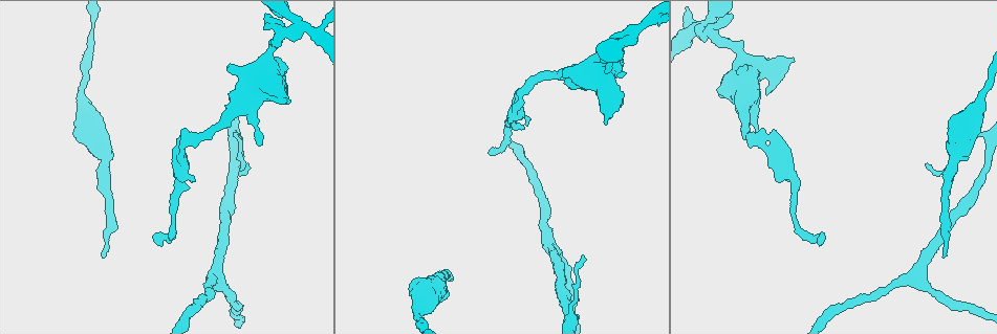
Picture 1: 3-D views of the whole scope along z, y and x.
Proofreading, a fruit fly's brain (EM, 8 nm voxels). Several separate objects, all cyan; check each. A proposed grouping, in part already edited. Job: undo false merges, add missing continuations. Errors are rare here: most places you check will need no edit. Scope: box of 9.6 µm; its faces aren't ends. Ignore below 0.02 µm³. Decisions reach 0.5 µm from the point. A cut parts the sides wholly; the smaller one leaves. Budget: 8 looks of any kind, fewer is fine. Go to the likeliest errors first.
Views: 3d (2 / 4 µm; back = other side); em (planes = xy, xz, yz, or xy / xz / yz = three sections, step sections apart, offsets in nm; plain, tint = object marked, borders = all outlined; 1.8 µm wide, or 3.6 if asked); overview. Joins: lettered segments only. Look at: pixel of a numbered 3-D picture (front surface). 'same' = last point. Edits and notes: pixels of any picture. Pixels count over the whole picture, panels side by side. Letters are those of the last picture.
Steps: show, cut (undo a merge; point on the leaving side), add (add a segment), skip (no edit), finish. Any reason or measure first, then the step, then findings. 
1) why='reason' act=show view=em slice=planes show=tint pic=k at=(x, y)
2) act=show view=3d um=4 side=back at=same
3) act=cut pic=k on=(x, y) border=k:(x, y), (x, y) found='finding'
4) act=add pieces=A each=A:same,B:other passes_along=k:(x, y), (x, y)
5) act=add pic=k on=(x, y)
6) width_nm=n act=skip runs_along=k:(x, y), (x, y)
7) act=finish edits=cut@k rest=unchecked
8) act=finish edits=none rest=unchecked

why='free end' act=show view=em um=3.6 slice=planes show=borders pic=1 at=(489, 152)

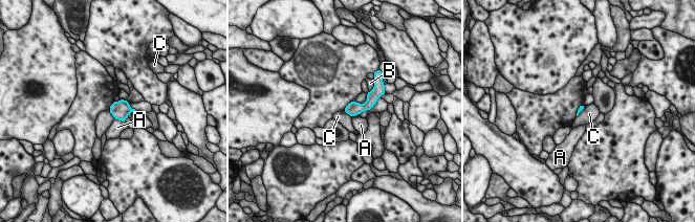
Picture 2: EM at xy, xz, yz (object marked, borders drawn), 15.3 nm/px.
act=skip each=A:other,B:other,C:other border=2:(585, 106), (577, 116) found='none of them fits'

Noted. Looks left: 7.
why='an open end' act=show view=em slice=xy step=8 show=borders pic=1 at=(101, 255)

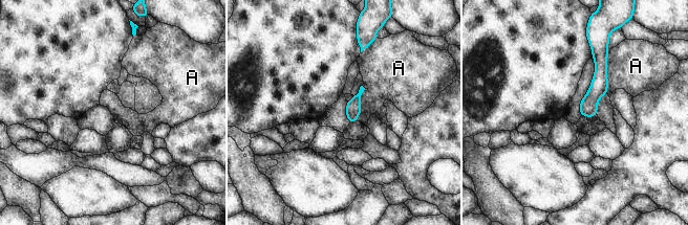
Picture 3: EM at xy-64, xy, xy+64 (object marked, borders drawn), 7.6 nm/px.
act=skip each=A:other border=3:(608, 53), (606, 62), (606, 93) found='none of them fits'

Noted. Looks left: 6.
why='free end' act=show view=em um=3.6 slice=xy step=16 show=tint pic=1 at=(766, 95)

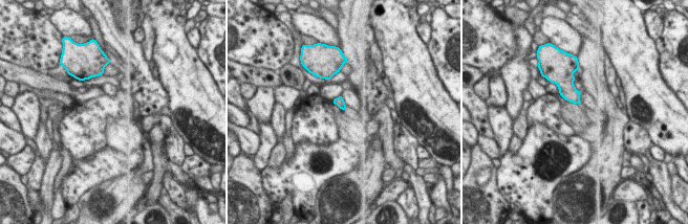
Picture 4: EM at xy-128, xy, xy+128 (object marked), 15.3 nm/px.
why='another direction' act=show view=em um=3.6 slice=planes show=borders at=same

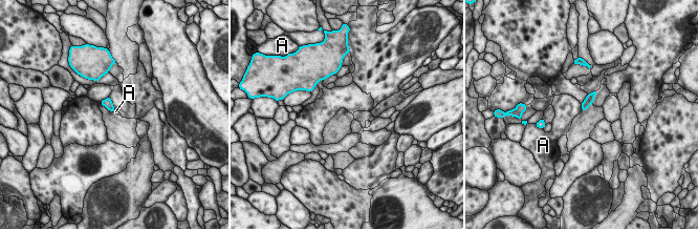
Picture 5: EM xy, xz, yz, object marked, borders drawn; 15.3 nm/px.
act=skip each=A:other border=5:(581, 104), (582, 110) found='no lettered segment goes on from it'

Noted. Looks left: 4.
why='three-way junction' act=show view=em slice=xz step=16 show=borders pic=1 at=(759, 138)

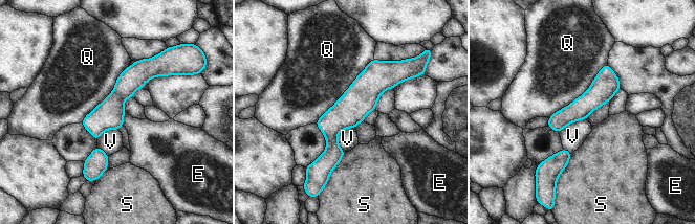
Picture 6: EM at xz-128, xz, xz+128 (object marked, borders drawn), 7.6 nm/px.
act=skip each=E:other,Q:other,S:other,V:other runs_along=6:(393, 63), (331, 127), (329, 168) found='continuous, no second cell'

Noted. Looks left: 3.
act=finish edits=none rest=unchecked

